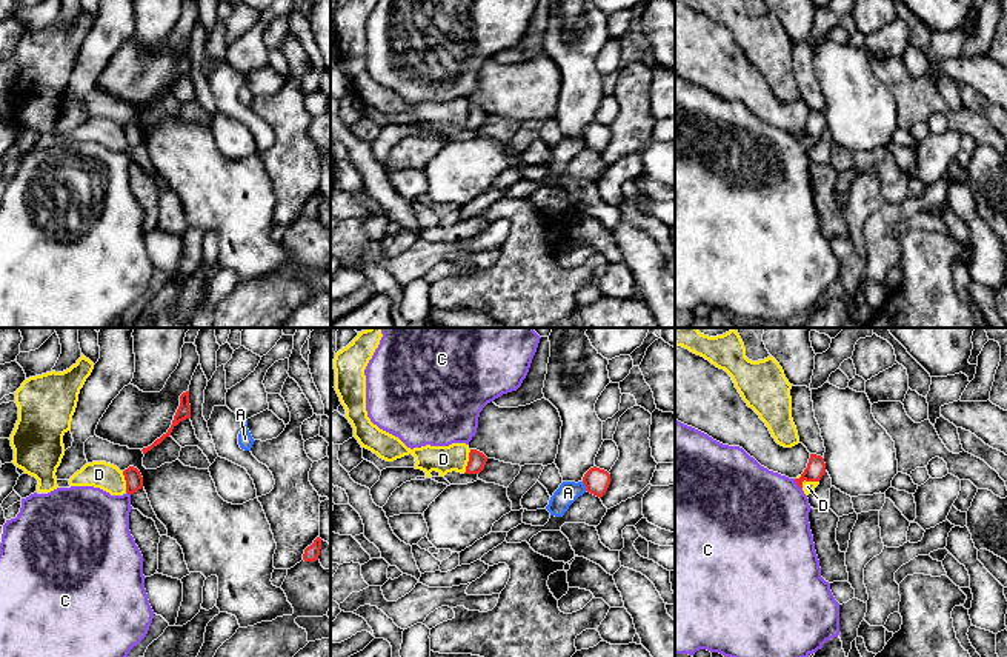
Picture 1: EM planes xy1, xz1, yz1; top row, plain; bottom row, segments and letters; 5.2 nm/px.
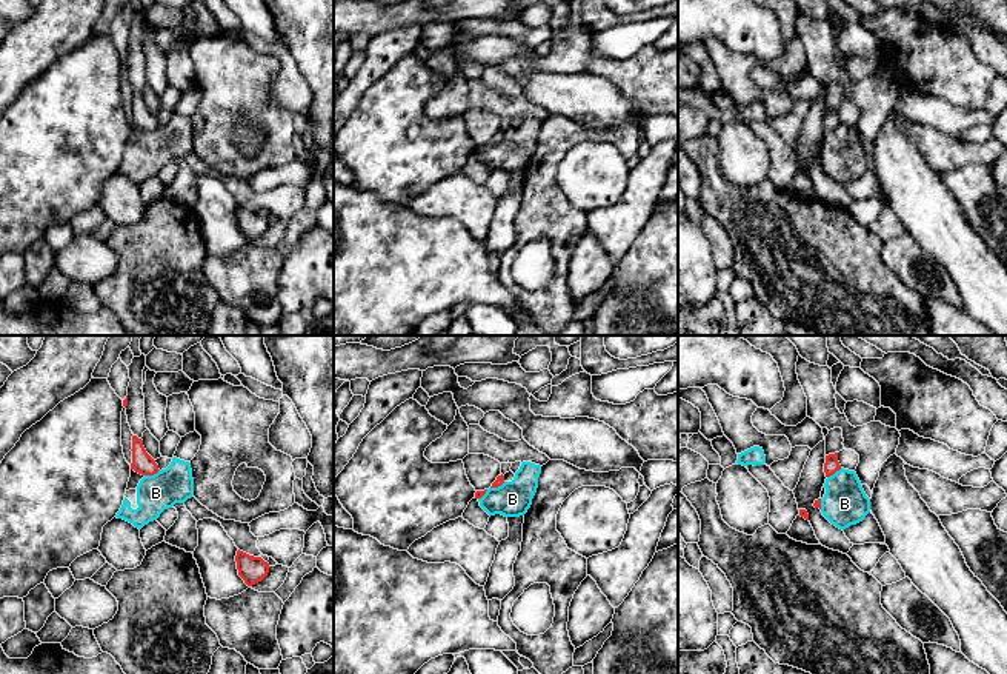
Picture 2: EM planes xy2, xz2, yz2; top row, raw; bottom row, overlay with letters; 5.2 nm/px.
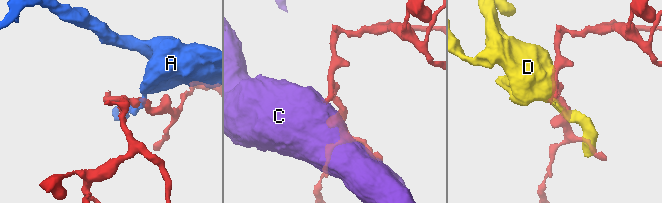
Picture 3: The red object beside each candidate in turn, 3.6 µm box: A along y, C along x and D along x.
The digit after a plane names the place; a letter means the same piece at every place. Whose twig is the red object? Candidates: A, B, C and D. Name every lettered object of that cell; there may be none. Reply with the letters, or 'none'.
C

